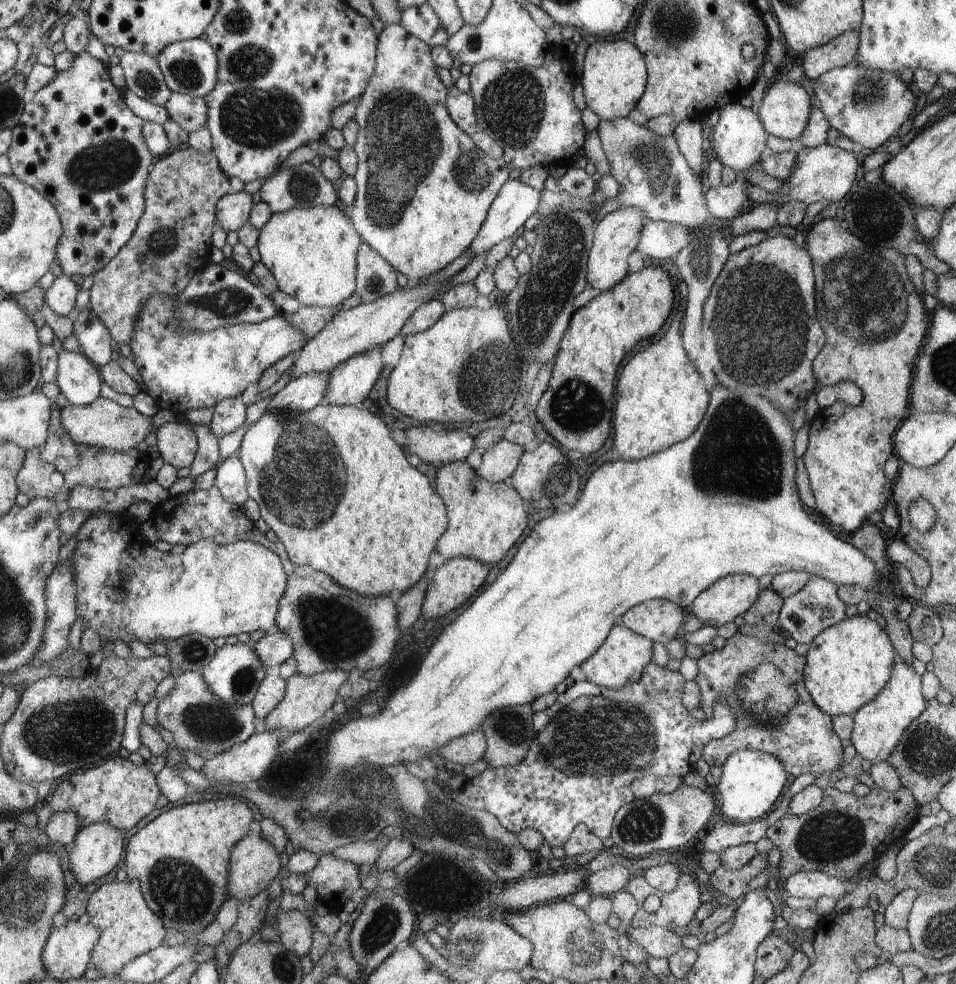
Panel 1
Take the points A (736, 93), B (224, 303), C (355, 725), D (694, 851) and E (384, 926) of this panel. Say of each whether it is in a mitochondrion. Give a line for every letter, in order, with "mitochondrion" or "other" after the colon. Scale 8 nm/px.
A: other
B: mitochondrion
C: other
D: other
E: mitochondrion

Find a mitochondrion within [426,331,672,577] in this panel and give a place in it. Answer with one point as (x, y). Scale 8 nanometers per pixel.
(488, 370)

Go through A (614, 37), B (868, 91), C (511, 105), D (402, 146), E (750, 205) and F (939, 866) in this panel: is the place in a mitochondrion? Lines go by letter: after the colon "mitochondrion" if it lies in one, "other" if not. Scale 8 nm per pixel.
A: other
B: mitochondrion
C: mitochondrion
D: mitochondrion
E: other
F: mitochondrion

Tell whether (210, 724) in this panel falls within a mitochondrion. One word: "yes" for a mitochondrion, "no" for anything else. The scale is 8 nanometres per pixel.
yes

